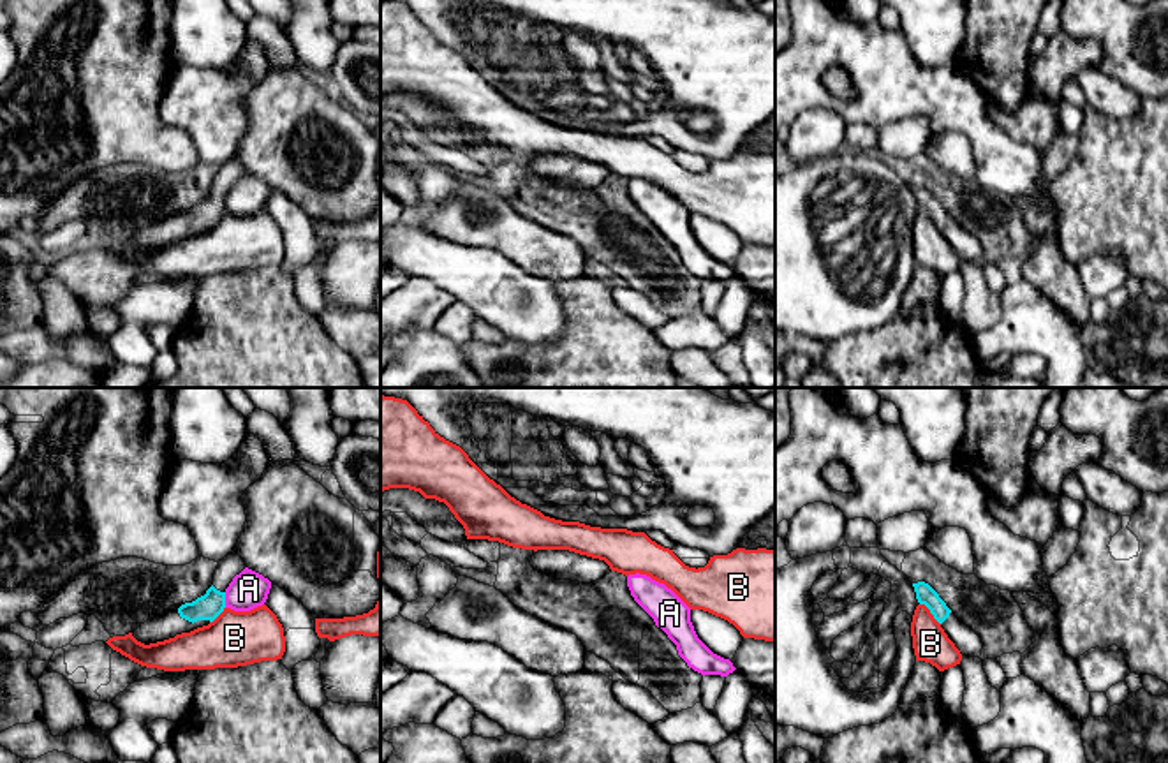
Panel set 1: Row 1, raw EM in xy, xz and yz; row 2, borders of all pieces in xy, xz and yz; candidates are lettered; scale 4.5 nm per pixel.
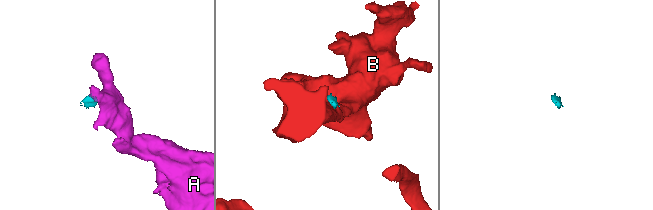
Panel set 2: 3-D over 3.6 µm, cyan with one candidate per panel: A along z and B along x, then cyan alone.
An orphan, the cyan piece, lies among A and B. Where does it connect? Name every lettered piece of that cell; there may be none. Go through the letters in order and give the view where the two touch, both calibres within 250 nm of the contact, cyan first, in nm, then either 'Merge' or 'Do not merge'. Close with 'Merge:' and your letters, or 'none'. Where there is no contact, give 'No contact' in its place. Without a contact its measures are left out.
A: Touches cyan in xy. Thickness 120 nm (cyan) against 170 nm. Do not merge
B: Touches cyan in yz. Thickness 90 nm (cyan) against 170 nm. Do not merge
Merge: none

